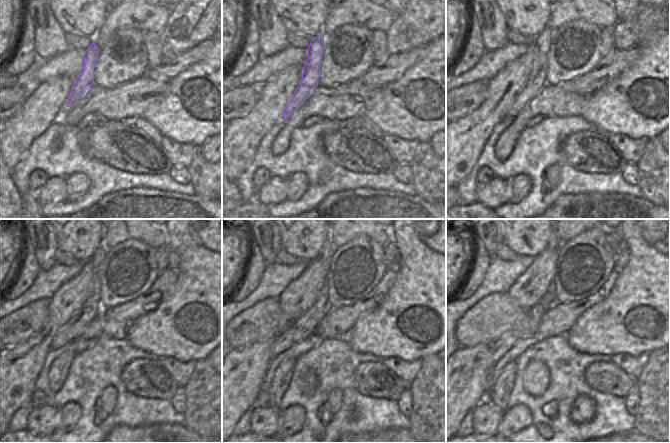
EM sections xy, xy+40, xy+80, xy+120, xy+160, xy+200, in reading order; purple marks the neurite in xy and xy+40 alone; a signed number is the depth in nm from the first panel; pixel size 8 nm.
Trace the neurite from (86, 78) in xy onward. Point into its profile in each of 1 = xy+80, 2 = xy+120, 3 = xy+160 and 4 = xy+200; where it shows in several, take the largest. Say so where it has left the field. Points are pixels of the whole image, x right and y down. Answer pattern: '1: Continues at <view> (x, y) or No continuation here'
1: Continues at xy+80 (537, 80)
2: Continues at xy+120 (91, 308)
3: Continues at xy+160 (304, 326)
4: Continues at xy+200 (527, 324)

